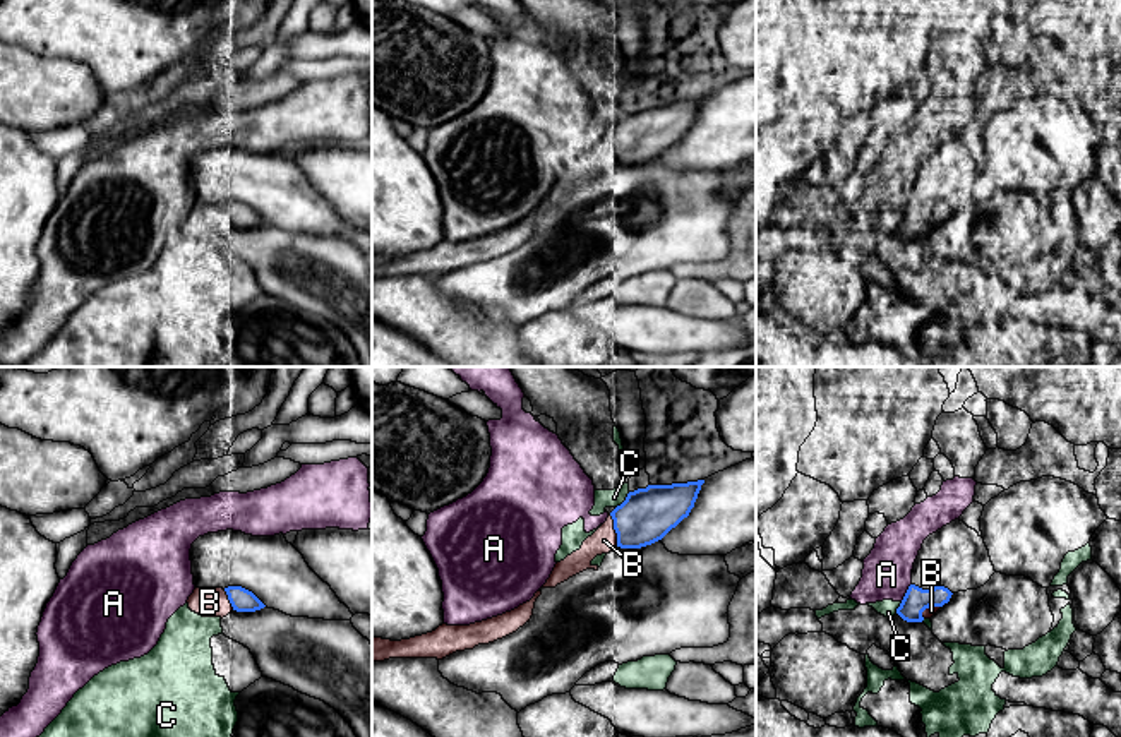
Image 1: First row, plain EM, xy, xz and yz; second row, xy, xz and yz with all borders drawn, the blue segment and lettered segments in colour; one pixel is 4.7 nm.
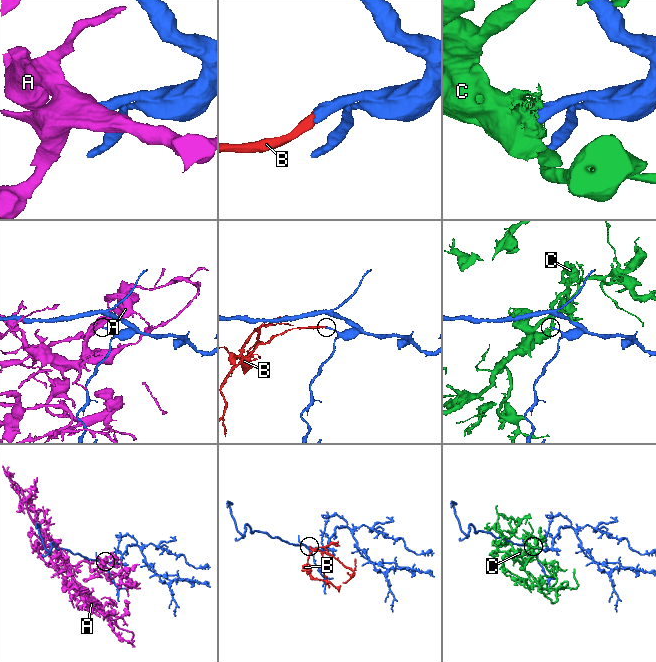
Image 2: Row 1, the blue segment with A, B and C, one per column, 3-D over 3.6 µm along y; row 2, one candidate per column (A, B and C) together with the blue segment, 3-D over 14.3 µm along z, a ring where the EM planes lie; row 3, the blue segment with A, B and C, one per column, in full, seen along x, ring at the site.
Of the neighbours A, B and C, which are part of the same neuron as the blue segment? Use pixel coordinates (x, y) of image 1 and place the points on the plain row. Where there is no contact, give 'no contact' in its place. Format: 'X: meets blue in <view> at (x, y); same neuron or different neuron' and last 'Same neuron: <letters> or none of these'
A: meets blue in yz at (907, 208); different neuron
B: meets blue in xz at (614, 144); same neuron
C: meets blue in xz at (624, 117); different neuron
Same neuron: B

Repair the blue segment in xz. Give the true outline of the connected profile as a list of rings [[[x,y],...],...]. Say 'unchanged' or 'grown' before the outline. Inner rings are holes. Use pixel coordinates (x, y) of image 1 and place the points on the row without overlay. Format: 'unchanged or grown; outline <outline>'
grown; outline [[[704,96],[672,101],[648,101],[646,105],[629,108],[626,117],[608,130],[607,137],[583,158],[579,166],[555,180],[550,194],[542,204],[555,204],[586,185],[598,187],[598,182],[593,182],[591,177],[596,171],[615,166],[617,163],[641,165],[662,156],[672,144],[689,132],[703,99]]]

